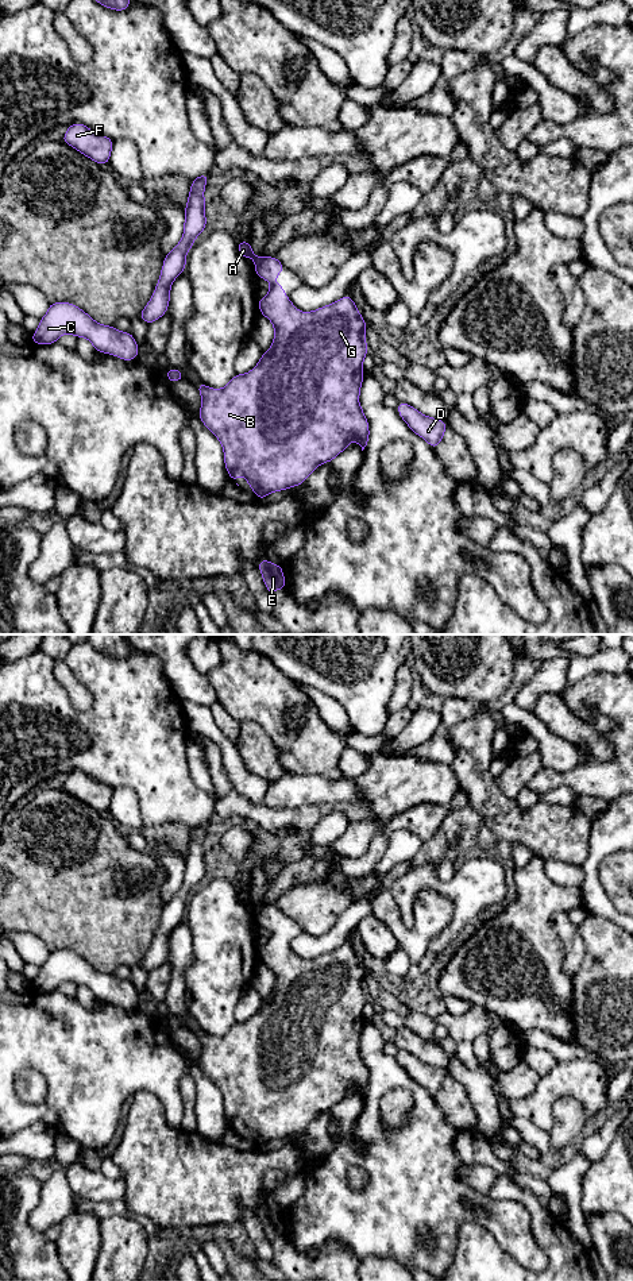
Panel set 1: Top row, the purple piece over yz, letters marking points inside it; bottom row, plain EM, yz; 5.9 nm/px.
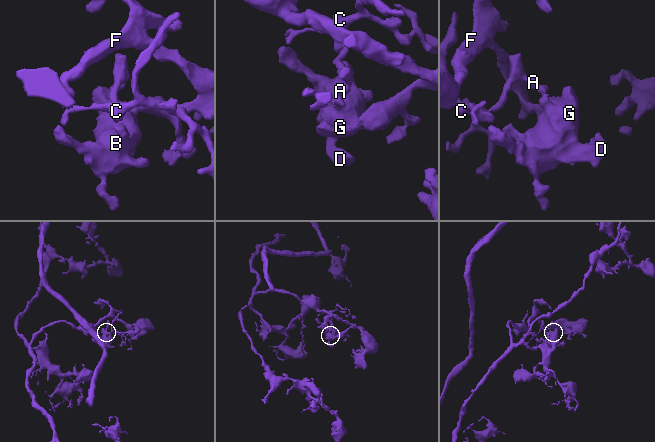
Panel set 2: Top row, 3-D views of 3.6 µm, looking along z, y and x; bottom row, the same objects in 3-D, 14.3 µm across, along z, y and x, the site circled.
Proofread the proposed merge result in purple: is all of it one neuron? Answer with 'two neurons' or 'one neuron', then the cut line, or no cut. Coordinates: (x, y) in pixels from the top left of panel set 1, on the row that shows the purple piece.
two neurons; cut yz (259, 258), (254, 261)

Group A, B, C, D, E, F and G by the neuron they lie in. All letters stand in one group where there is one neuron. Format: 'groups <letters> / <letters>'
groups A C / B D E F G

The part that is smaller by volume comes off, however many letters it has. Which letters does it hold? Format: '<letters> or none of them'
A, C

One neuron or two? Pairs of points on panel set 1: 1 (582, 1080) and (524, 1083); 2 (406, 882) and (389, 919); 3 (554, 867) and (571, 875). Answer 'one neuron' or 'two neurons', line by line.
1: two neurons
2: two neurons
3: one neuron

